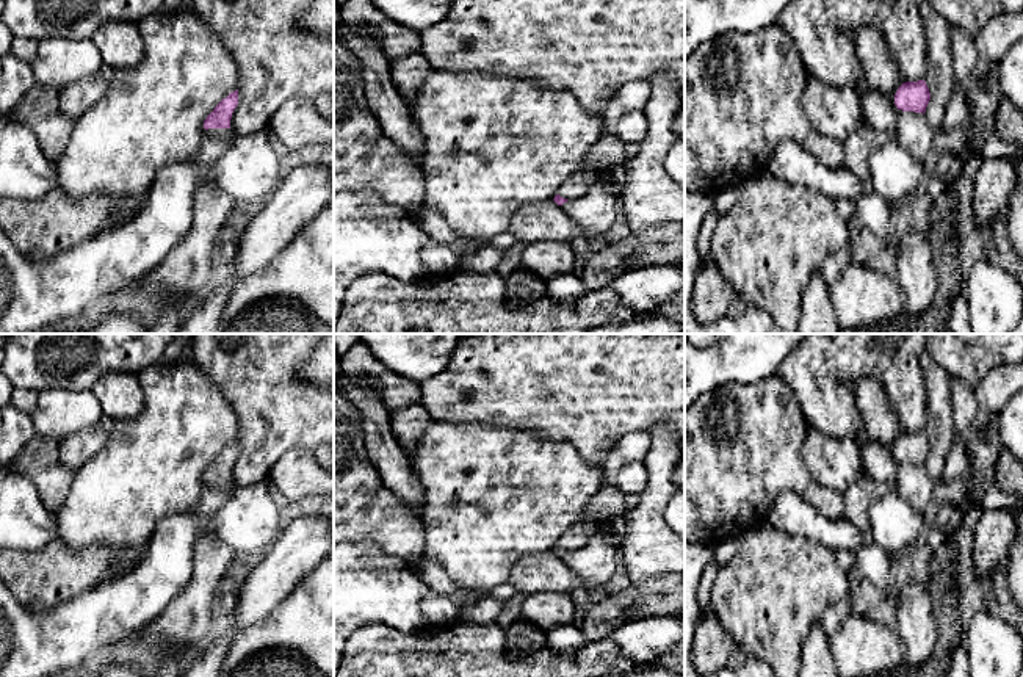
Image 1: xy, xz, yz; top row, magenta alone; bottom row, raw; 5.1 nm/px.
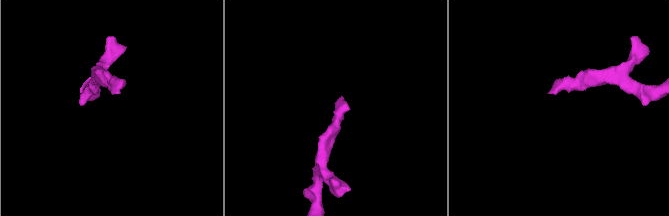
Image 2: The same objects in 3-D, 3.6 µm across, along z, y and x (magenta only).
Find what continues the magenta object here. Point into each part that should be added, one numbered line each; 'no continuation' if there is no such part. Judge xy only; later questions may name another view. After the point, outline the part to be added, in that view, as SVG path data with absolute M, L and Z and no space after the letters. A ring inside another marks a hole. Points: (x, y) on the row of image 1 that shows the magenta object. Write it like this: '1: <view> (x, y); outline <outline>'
1: xy (224, 135); outline M208 129L205 130L208 139L215 141L232 141L233 139L233 132L232 129Z

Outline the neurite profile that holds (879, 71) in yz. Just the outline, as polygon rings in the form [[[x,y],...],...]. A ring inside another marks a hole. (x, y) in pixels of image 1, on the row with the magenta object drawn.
[[[871,27],[857,28],[854,47],[862,67],[863,85],[869,91],[896,94],[902,78],[882,33]]]

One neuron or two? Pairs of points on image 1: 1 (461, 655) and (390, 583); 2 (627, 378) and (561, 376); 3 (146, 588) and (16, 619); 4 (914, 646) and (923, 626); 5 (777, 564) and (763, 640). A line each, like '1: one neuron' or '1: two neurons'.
1: two neurons
2: one neuron
3: one neuron
4: one neuron
5: one neuron

